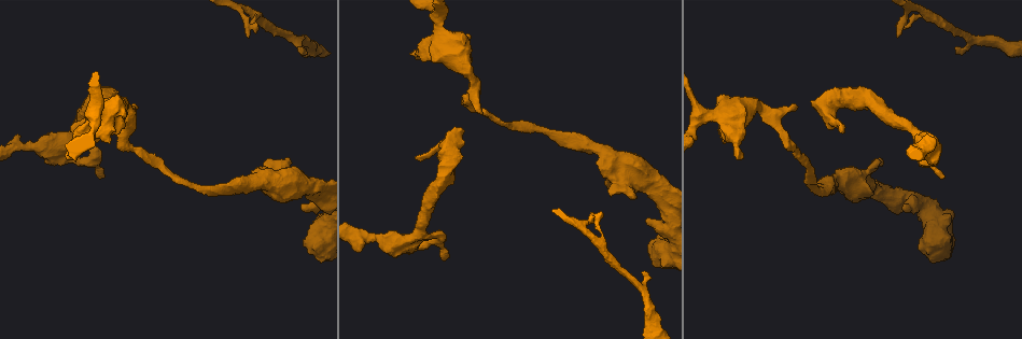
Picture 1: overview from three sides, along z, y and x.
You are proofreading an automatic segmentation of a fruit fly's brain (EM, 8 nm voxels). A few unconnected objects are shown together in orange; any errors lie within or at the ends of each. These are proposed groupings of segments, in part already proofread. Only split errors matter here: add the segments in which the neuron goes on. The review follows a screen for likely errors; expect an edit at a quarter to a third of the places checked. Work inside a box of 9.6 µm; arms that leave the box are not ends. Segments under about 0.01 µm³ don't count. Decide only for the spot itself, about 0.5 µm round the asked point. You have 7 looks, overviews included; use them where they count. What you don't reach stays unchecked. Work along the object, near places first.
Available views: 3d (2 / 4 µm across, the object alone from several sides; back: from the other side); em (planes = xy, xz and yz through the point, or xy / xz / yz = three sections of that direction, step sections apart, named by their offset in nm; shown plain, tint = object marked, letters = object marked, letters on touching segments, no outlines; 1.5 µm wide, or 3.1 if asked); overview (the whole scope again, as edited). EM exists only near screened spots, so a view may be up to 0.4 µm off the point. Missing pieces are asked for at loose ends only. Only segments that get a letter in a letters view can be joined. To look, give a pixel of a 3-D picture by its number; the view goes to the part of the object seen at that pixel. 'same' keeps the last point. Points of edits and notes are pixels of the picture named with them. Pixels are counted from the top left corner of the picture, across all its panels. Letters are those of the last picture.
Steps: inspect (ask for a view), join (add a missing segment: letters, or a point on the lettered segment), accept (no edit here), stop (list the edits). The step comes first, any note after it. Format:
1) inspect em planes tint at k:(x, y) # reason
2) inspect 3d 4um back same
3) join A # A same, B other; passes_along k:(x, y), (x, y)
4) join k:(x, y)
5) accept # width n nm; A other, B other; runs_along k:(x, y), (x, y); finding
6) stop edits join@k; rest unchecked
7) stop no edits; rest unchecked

inspect em xz step 8 letters at 1:(592, 212) # branch stops here

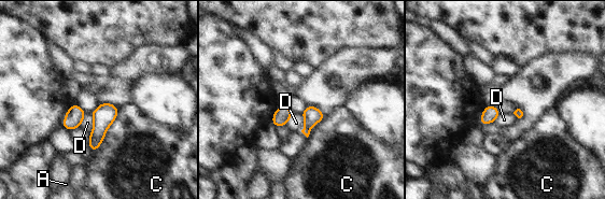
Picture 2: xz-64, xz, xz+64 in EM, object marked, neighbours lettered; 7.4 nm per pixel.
inspect em planes letters same

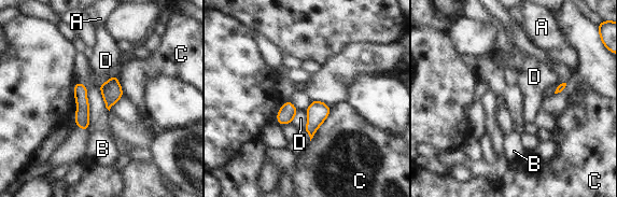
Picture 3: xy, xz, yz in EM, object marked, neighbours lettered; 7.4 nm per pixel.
accept # longest_contact C 300 nm; A other, B other, C other, D other; border 3:(304, 111), (307, 116), (305, 128); none of them fits

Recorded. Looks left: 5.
inspect 3d 2um at 1:(954, 48) # free end

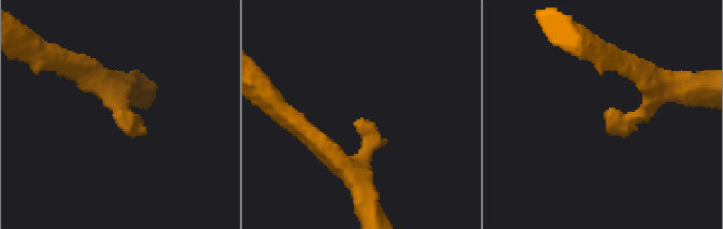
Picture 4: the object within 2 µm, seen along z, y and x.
inspect em planes tint at 4:(358, 119)

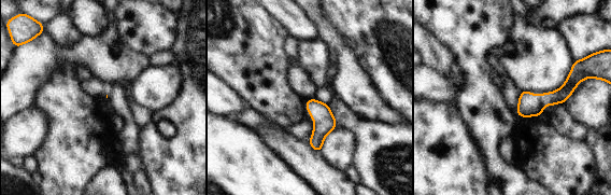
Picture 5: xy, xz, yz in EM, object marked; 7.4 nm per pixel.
inspect em planes letters same

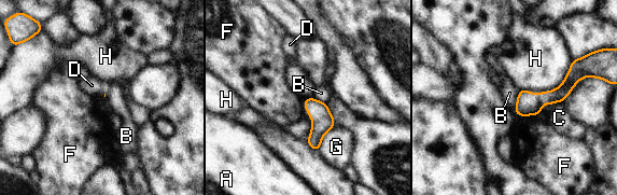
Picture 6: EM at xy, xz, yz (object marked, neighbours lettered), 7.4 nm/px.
accept # A other, B other, C other, D other, F other, G other, H other; border 6:(540, 114), (529, 114), (523, 117); no lettered segment goes on from it

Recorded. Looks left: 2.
inspect 3d 2um at 1:(416, 159) # free end

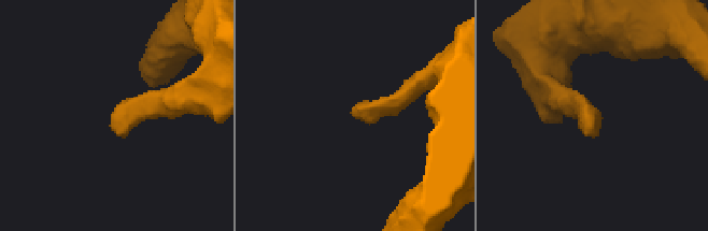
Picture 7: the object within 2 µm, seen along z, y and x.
inspect em planes letters at 7:(588, 129) # shape alone is not enough

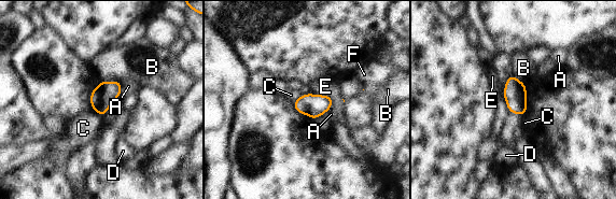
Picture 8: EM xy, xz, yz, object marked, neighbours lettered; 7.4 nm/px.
accept # A other, B other, C other, D other, E other, F other; border 8:(92, 110), (101, 115); none of them fits

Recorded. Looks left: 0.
stop no edits; rest unchecked

